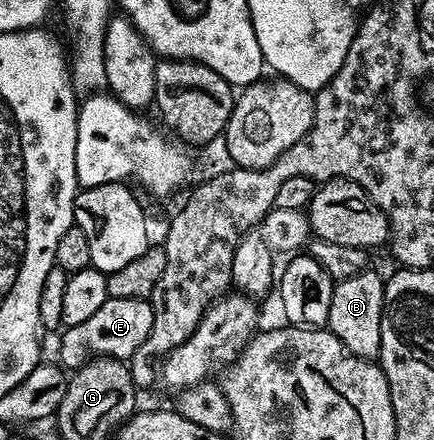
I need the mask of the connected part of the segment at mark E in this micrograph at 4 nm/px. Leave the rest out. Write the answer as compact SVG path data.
M107 297L104 307L96 311L84 323L65 326L61 330L62 342L58 345L58 357L62 369L73 371L88 360L88 355L96 357L117 357L130 359L136 347L148 339L148 331L152 331L154 309L149 300L116 299Z

